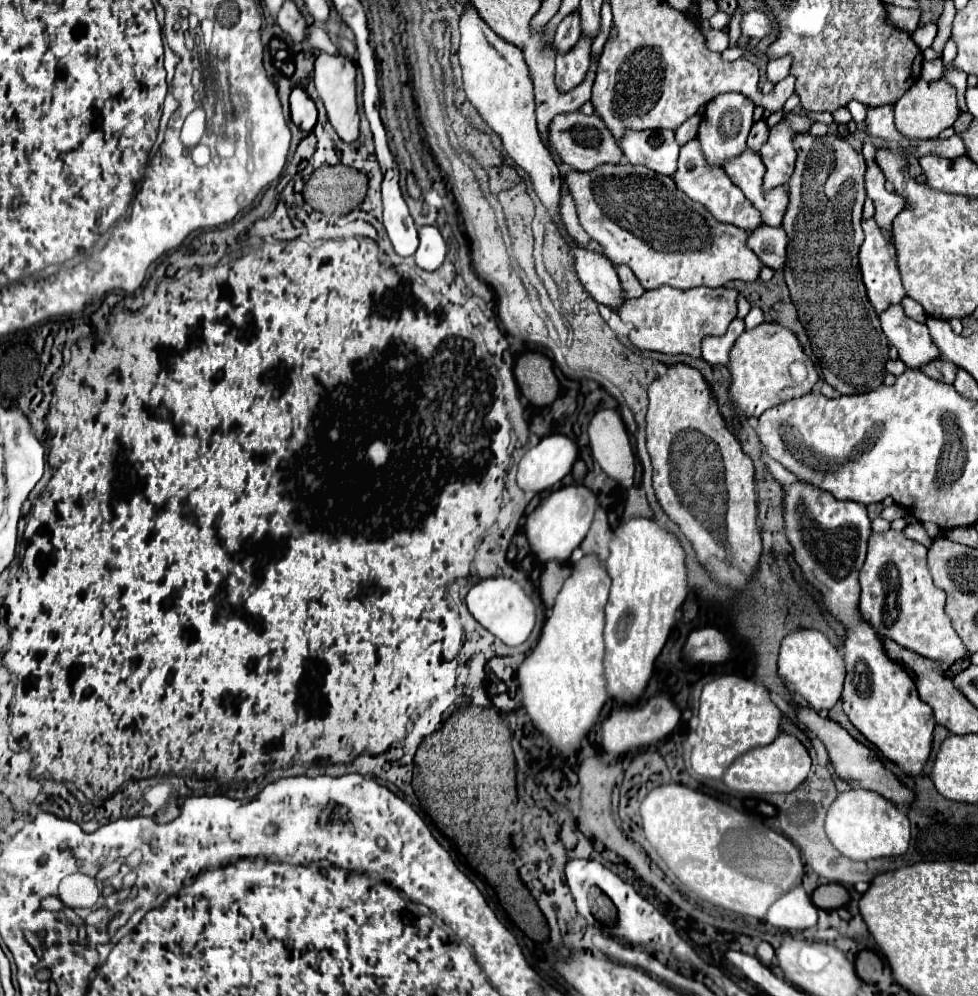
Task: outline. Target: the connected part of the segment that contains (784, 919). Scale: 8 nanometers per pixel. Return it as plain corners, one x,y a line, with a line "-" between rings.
793,887
767,911
767,921
781,929
809,929
817,925
817,907
803,887

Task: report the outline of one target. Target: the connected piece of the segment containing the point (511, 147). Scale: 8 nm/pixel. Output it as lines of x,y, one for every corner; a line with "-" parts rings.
473,5
465,7
461,21
461,45
459,45
459,61
463,67
463,85
467,99
477,107
481,117
489,123
489,127
503,139
505,153
531,175
533,187
541,199
541,203
551,211
557,225
559,221
559,169
547,153
535,123
535,95
533,83
529,79
529,69
523,59
523,51
505,43
487,27
487,23
479,17

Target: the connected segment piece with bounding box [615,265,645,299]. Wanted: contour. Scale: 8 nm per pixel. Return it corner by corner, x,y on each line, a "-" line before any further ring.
615,265
615,271
617,271
617,275
619,275
621,287
625,289
625,293
627,293
627,295
631,295
631,299
635,299
635,297
643,295
643,291
645,291
645,289
641,287
641,283
635,279
633,271
631,271
627,265

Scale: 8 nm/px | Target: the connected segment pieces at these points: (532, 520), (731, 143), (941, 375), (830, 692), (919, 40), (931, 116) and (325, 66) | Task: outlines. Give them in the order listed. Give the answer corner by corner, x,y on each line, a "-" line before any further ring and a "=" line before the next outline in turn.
567,485
557,491
551,491
539,507
527,517
525,533
531,545
531,551
537,555
539,561
567,561
571,553
581,545
583,537
589,531
597,509
597,497
591,489
583,485
=
721,93
715,99
711,99
711,103
707,103
697,139
701,141
701,149
711,165
721,165
723,161
733,159
743,149
747,149
745,141
753,125
753,109
755,109
753,101
739,93
=
935,359
927,365
923,365
921,371
925,375
937,379
937,381
943,381
943,383
953,383
955,375
957,375
957,367
951,361
945,361
945,359
=
801,629
787,635
781,643
777,673
787,687
799,693
815,711
831,709
843,691
845,679
845,663
843,655
829,643
829,639
813,629
=
927,23
927,25
923,25
923,27
917,27
917,29
911,33
913,41
915,41
921,49
931,47
935,35
937,35
937,25
935,25
935,23
=
919,79
895,103
895,127
907,139
931,139
931,137
935,139
941,131
945,131
947,127
953,127
957,117
959,117
957,91
945,79
937,79
937,81
=
321,53
315,61
315,87
321,101
325,103
329,123
345,143
353,143
359,137
359,107
357,107
357,89
355,89
355,65
345,55
327,55

